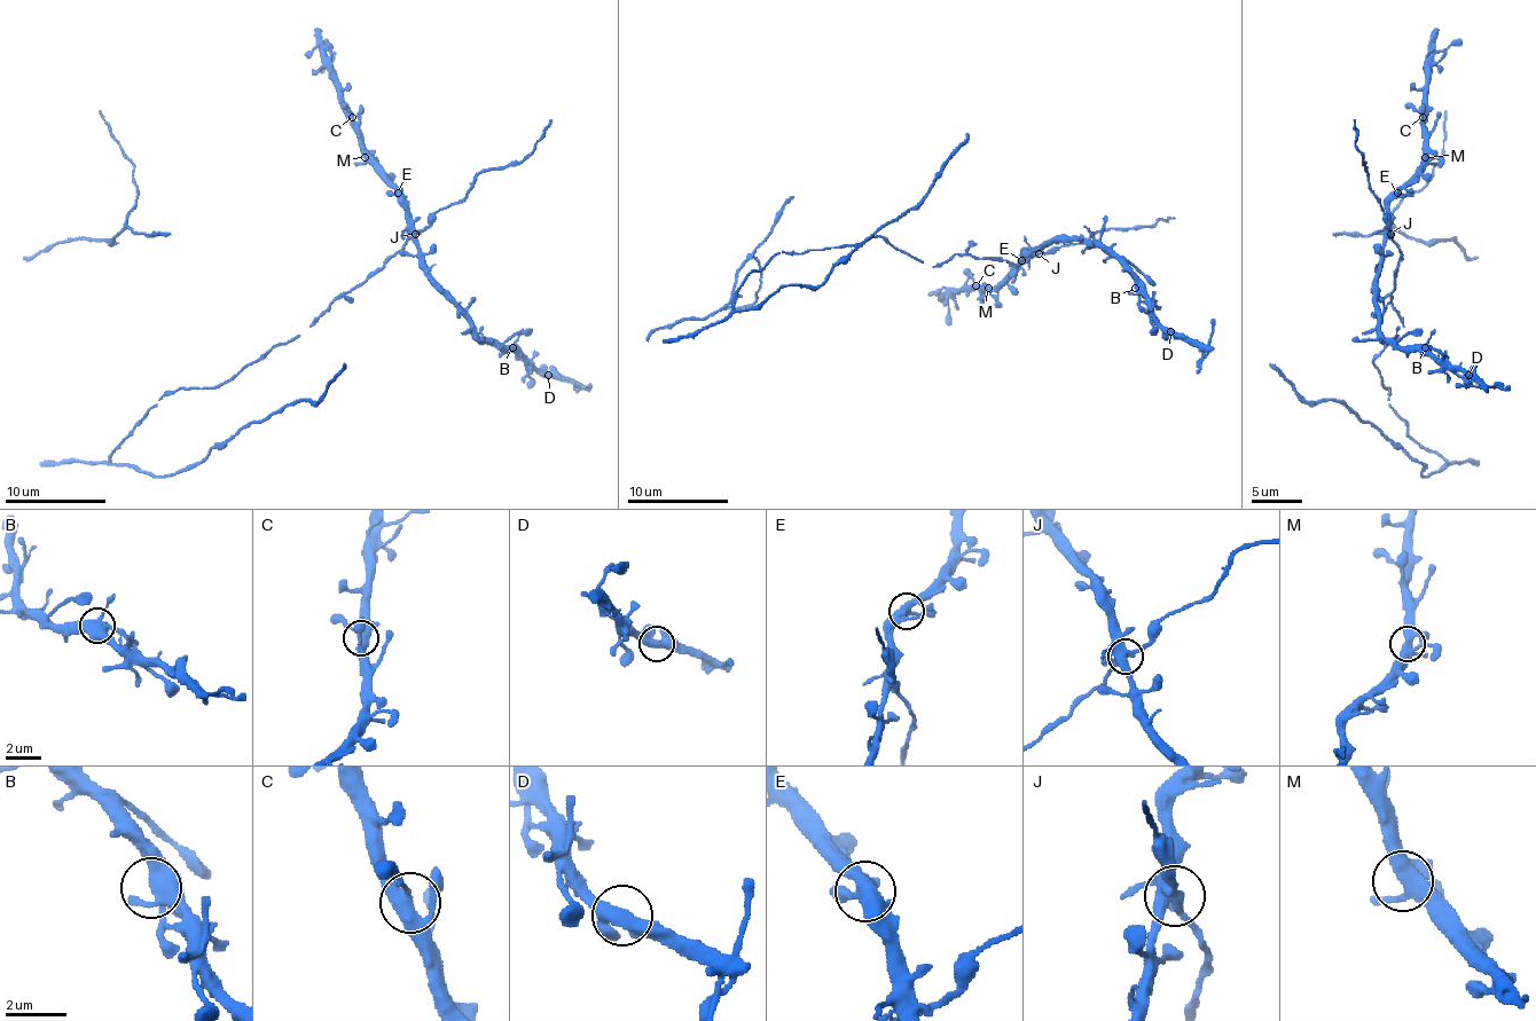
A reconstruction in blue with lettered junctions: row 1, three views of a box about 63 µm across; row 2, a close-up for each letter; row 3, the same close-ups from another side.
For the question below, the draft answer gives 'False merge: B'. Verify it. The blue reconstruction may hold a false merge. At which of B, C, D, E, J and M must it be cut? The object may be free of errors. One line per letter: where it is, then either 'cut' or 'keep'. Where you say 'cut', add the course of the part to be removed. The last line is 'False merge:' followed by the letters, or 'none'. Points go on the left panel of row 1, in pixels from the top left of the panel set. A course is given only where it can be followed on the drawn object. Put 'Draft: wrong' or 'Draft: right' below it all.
B: (512, 347) | keep
C: (352, 117) | keep
D: (548, 375) | keep
E: (398, 193) | keep
J: (415, 234) | keep
M: (365, 157) | keep
False merge: none
Draft: wrong

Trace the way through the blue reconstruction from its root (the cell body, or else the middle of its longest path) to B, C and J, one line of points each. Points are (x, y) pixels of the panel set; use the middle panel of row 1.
B: (867, 240), (884, 237), (932, 266), (953, 256), (1024, 262), (1051, 240), (1097, 240), (1135, 288)
C: (867, 240), (884, 237), (896, 250), (932, 266), (953, 256), (1024, 262), (1031, 253), (998, 285), (976, 285)
J: (867, 240), (884, 237), (896, 250), (932, 266), (940, 266), (953, 256), (1026, 262), (1039, 253)

